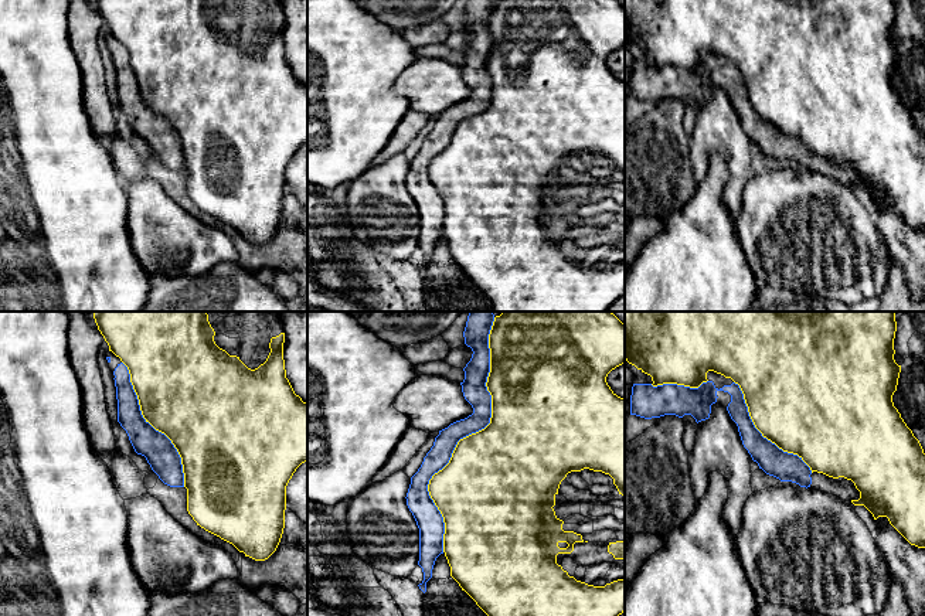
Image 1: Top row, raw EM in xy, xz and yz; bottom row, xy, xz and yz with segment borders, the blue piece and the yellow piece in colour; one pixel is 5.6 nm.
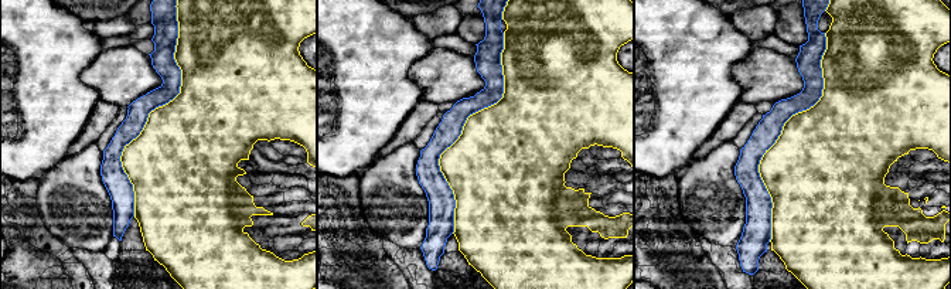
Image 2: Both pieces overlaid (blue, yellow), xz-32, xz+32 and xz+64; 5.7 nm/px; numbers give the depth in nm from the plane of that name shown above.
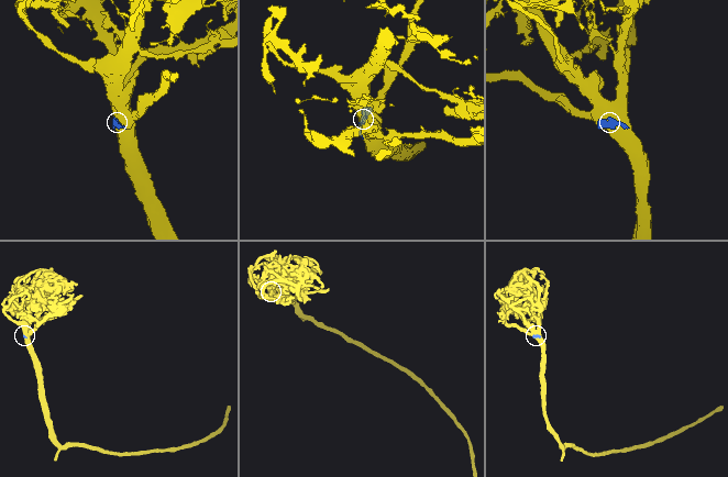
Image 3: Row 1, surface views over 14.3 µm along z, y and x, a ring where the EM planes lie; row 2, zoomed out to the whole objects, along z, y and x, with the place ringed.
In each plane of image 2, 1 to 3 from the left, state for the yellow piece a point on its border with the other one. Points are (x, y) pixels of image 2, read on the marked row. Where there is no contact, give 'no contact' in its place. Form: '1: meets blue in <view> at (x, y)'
1: meets blue in xz-32 at (157, 106)
2: meets blue in xz+32 at (463, 125)
3: meets blue in xz+64 at (780, 132)

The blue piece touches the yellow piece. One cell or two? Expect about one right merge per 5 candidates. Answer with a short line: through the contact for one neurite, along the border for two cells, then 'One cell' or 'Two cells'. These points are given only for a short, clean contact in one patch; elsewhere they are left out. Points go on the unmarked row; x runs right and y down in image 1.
Two cells

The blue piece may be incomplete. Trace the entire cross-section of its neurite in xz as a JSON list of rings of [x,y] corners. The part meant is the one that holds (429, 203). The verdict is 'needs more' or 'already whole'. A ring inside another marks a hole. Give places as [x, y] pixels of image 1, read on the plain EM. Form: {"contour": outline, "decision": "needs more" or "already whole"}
{"contour": [[[467,0],[463,14],[465,27],[472,31],[470,44],[463,51],[465,62],[460,65],[465,82],[472,88],[473,96],[439,113],[433,129],[424,140],[418,154],[411,160],[407,176],[407,188],[419,211],[419,244],[424,263],[418,268],[426,275],[426,265],[432,261],[436,241],[443,236],[445,205],[441,194],[429,178],[428,167],[435,156],[450,143],[458,125],[484,112],[492,101],[492,78],[486,65],[490,55],[489,17],[494,0]]], "decision": "already whole"}

